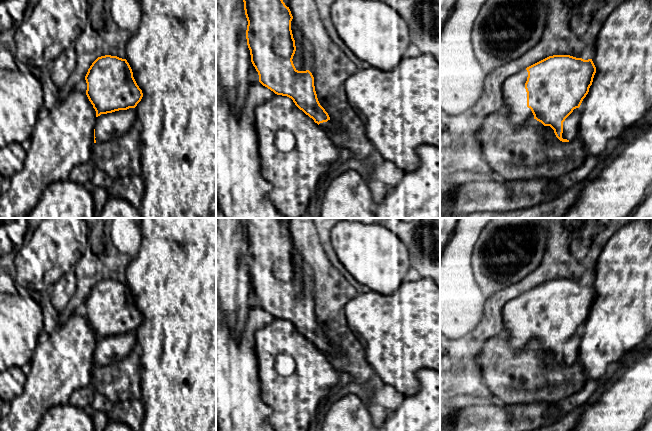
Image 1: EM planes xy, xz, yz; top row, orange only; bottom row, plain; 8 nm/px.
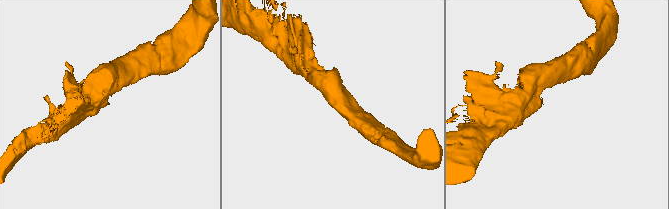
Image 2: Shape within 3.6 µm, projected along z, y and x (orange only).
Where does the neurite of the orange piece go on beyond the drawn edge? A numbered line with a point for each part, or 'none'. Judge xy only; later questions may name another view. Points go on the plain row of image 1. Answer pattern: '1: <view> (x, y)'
1: xy (111, 349)

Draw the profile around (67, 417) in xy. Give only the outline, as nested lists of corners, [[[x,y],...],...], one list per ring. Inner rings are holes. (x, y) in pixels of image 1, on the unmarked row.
[[[70,403],[50,408],[36,431],[94,431],[92,413]]]

